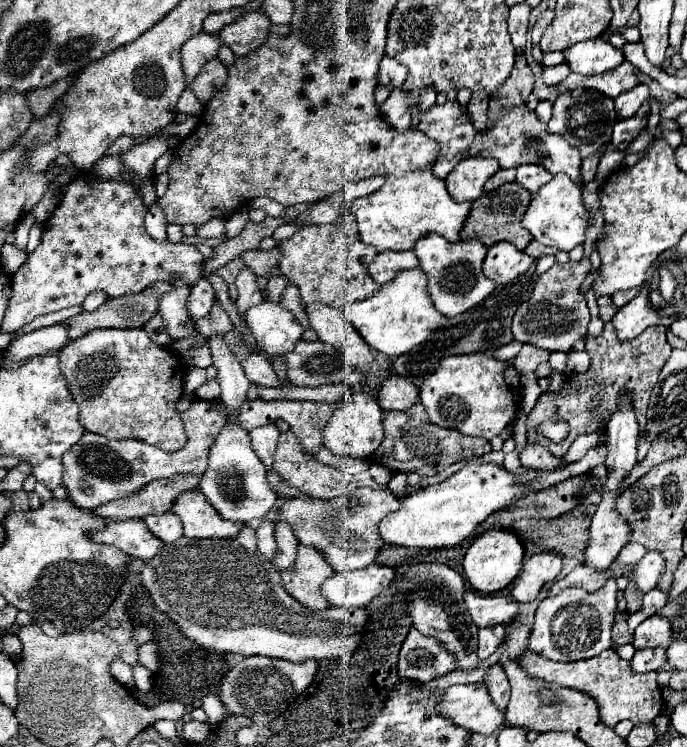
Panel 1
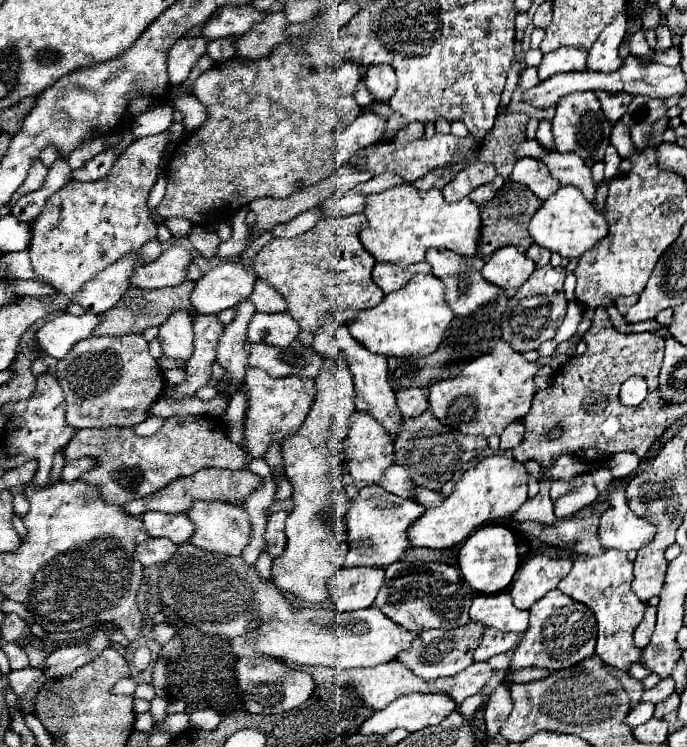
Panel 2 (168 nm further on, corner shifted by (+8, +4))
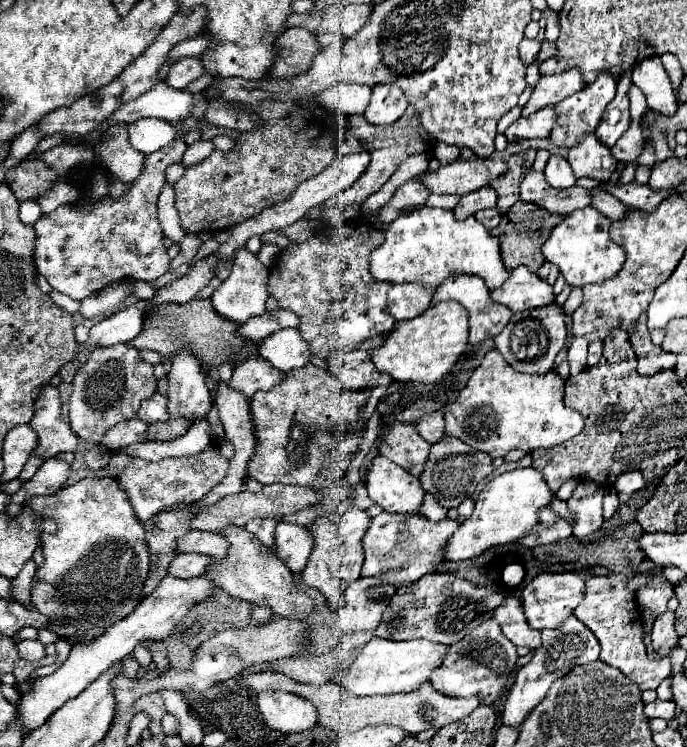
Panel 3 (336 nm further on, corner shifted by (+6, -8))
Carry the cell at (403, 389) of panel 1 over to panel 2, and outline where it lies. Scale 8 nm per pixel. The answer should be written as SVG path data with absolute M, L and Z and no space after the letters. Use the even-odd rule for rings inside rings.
M420 388L400 390L396 392L396 400L398 400L402 416L406 418L420 416L428 410L428 390L420 390Z

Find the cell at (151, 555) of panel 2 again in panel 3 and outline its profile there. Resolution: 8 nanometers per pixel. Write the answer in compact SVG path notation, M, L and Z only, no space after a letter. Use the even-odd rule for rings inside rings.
M176 554L168 566L168 574L176 578L196 578L204 574L210 556L204 554Z

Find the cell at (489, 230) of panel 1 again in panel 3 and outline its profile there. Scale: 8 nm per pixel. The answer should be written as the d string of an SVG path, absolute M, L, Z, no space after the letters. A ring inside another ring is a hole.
M518 200L504 216L502 222L492 230L494 236L500 238L500 252L502 252L502 262L508 270L514 270L516 266L524 264L530 270L538 270L544 262L544 256L540 252L540 246L544 244L546 236L550 236L550 228L554 228L554 224L558 224L558 220L562 220L558 214L550 214L542 208L538 208L536 204L530 202L522 202Z

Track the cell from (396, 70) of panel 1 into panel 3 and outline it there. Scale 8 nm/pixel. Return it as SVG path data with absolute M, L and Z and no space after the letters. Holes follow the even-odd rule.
M376 84L364 118L370 124L392 124L404 114L406 108L408 104L402 90L388 84Z

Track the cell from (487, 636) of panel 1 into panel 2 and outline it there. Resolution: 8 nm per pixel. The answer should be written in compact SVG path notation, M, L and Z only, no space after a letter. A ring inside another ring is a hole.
M486 628L488 632L484 632L480 646L476 648L474 656L476 660L488 660L496 654L508 652L514 648L514 644L518 642L518 634L516 632L500 632L494 628Z

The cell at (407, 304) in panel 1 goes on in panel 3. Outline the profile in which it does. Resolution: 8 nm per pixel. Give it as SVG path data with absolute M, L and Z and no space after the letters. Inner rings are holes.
M436 302L428 306L420 316L410 320L400 320L388 332L382 346L368 350L370 360L380 372L390 374L400 382L436 382L448 374L458 356L468 344L468 320L466 310L458 302Z

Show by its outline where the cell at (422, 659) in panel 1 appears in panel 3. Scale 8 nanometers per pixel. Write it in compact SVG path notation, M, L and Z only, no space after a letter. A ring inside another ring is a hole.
M486 620L474 628L466 638L448 646L448 654L442 664L432 672L430 684L446 696L474 696L480 692L482 704L492 704L504 686L508 686L510 674L516 670L516 646L502 638L502 632L494 620Z

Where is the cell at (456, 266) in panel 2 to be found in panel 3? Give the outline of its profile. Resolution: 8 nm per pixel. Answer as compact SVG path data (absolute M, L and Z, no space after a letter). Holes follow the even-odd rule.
M456 274L456 276L450 276L448 280L444 280L438 286L438 290L436 290L436 294L434 294L432 300L434 302L440 302L440 300L456 300L456 302L460 302L466 308L468 322L470 322L470 338L468 338L470 344L480 344L482 340L486 340L490 336L496 336L498 332L502 332L502 328L508 324L508 320L512 316L510 308L506 308L506 306L496 304L494 300L490 300L490 292L488 292L486 284L482 284L482 278L470 276L470 274L468 276Z

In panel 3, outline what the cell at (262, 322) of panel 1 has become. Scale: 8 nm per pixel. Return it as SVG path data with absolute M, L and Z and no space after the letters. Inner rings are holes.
M284 328L274 332L262 340L258 352L264 360L282 372L302 368L310 362L308 342L302 338L298 328Z

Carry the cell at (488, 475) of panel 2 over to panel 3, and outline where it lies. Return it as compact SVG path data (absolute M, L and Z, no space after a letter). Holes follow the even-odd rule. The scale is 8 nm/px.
M518 468L502 472L492 478L484 490L474 498L474 512L470 518L460 520L458 530L450 536L444 546L444 560L466 560L486 552L498 544L516 542L520 536L528 534L530 528L538 522L538 508L548 502L548 492L544 478L534 468Z

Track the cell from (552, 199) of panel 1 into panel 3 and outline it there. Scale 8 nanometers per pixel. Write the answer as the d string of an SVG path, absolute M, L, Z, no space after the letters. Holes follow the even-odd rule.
M592 206L574 210L566 214L558 226L552 228L550 238L542 244L542 254L548 262L560 268L560 272L564 274L570 286L584 286L590 282L608 280L618 274L618 270L626 260L626 254L622 252L622 248L614 244L608 236L610 224L612 222Z

